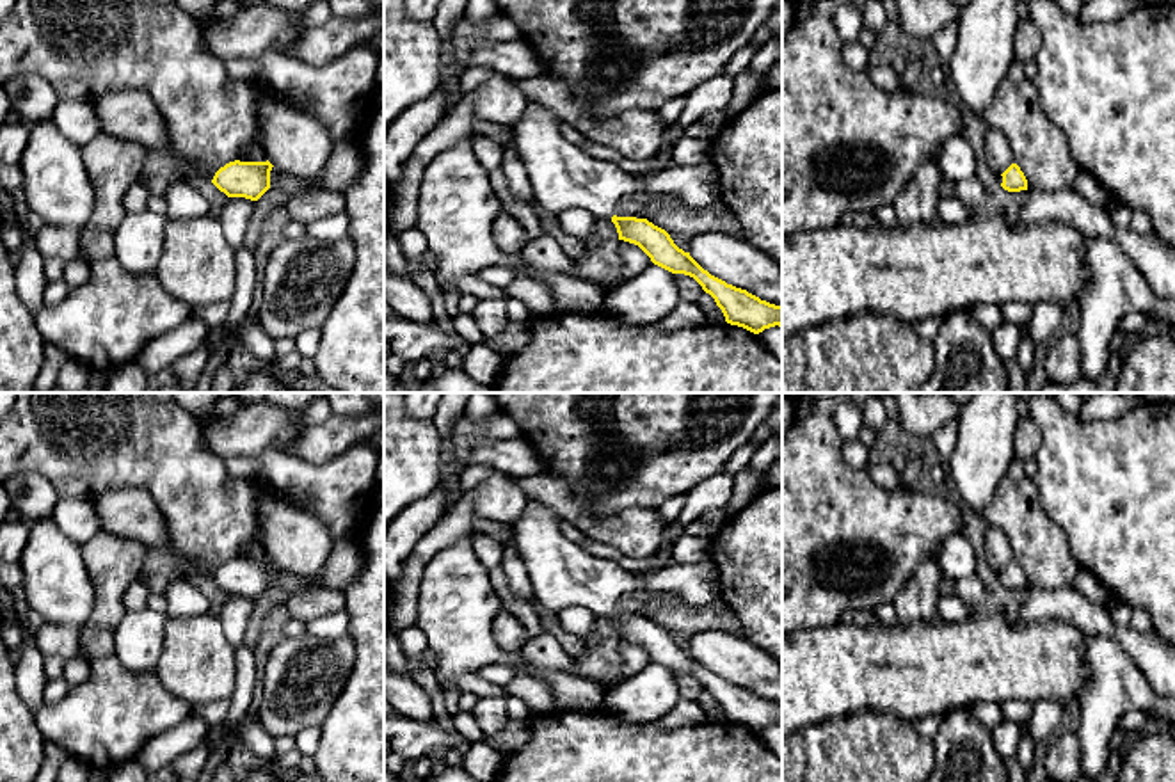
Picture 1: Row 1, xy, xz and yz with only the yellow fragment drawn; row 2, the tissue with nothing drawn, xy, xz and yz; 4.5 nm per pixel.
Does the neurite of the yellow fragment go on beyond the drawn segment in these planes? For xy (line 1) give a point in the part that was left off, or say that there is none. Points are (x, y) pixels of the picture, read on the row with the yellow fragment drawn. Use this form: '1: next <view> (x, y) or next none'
1: next none

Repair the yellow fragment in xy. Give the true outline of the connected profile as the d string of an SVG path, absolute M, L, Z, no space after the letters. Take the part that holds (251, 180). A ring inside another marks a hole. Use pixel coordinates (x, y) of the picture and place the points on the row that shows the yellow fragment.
M229 162L220 167L212 183L228 197L258 201L270 188L272 164L267 162Z

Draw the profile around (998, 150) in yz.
M988 130L985 135L985 160L994 176L1003 174L1011 164L1011 144L997 130Z

